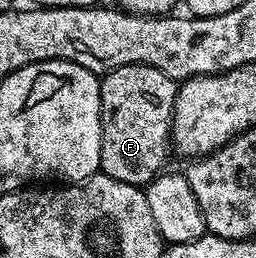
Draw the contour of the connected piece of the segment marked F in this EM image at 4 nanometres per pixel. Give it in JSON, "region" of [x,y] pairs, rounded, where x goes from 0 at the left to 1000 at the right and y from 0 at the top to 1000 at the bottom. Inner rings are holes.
{"region":[[[508,248],[504,256],[473,256],[457,271],[441,271],[438,279],[414,283],[387,314],[387,376],[395,380],[395,488],[402,500],[395,504],[395,628],[387,632],[387,667],[398,678],[422,682],[426,690],[457,690],[457,705],[488,705],[492,713],[535,713],[547,721],[570,721],[590,709],[594,698],[605,694],[609,682],[625,678],[641,663],[645,640],[637,632],[652,620],[652,574],[660,589],[660,562],[672,554],[668,539],[668,461],[676,457],[676,426],[684,422],[684,364],[691,353],[691,314],[676,302],[660,302],[660,287],[629,287],[629,271],[613,271],[598,256],[566,256],[563,248]]]}

